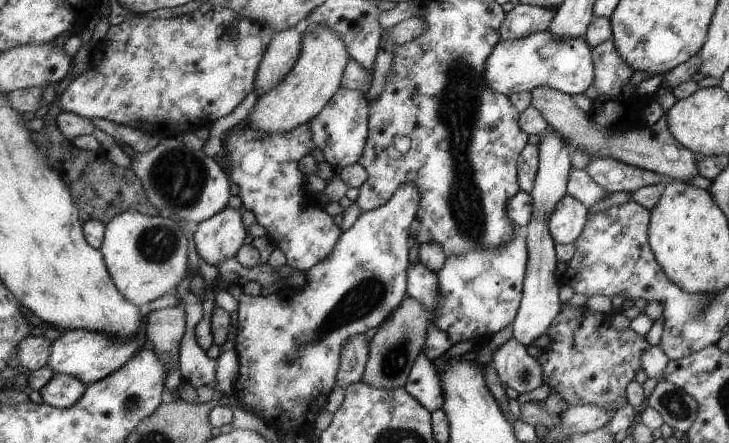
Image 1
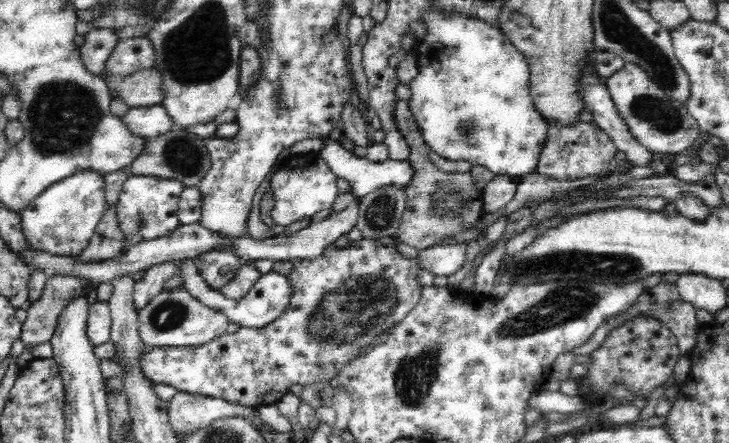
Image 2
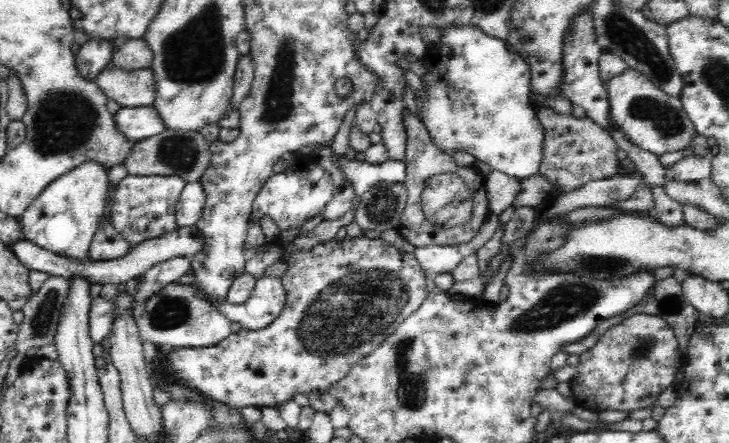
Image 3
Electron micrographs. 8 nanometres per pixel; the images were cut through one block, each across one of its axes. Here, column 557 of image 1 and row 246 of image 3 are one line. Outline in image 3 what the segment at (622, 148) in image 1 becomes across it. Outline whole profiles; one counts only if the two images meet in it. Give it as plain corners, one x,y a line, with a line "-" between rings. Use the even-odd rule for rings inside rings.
110,219
102,220
90,246
89,260
116,260
126,256
132,245
114,229

